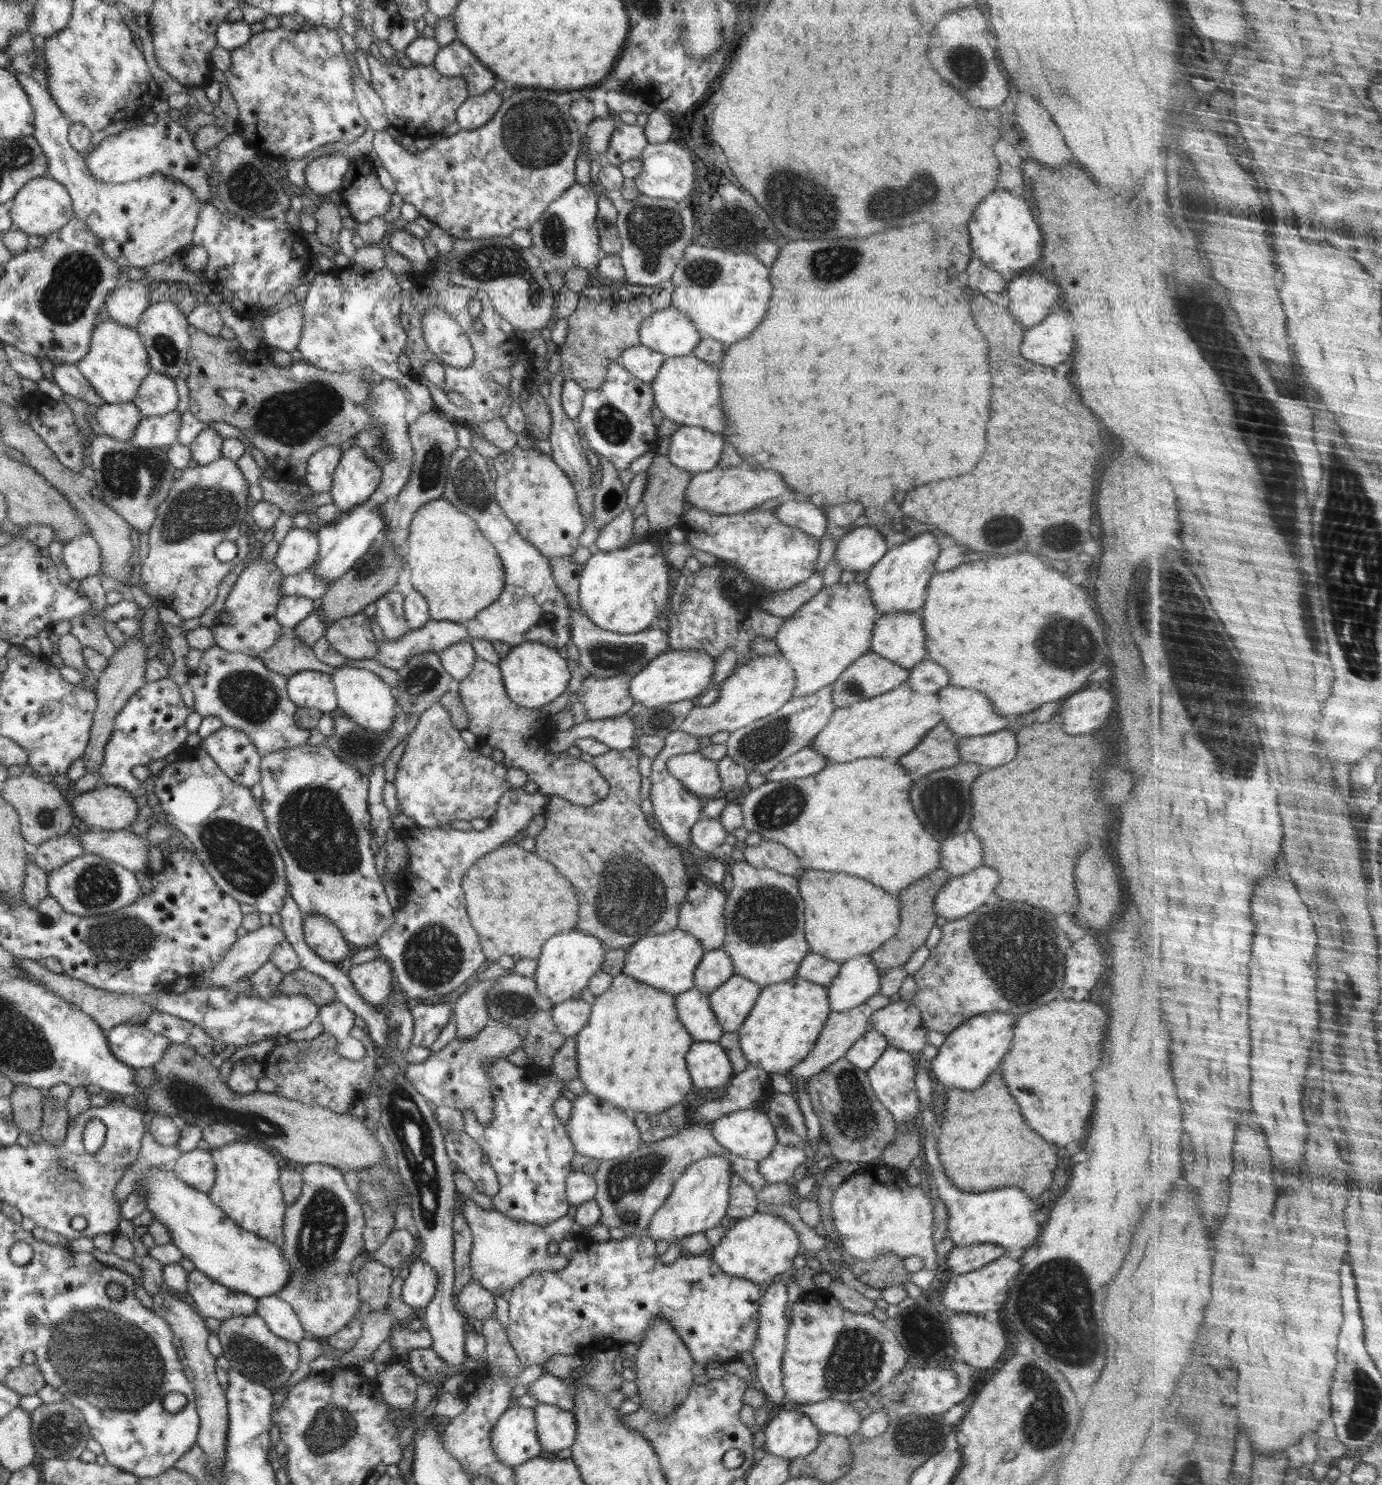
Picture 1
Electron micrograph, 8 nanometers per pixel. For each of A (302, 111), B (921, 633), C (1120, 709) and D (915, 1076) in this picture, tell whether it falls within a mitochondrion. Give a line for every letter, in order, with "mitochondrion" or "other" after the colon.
A: other
B: other
C: other
D: other

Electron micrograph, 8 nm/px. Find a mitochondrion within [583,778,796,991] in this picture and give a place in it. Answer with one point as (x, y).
(626, 905)

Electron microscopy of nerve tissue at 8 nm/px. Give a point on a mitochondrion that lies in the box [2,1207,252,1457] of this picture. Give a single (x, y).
(94, 1352)

